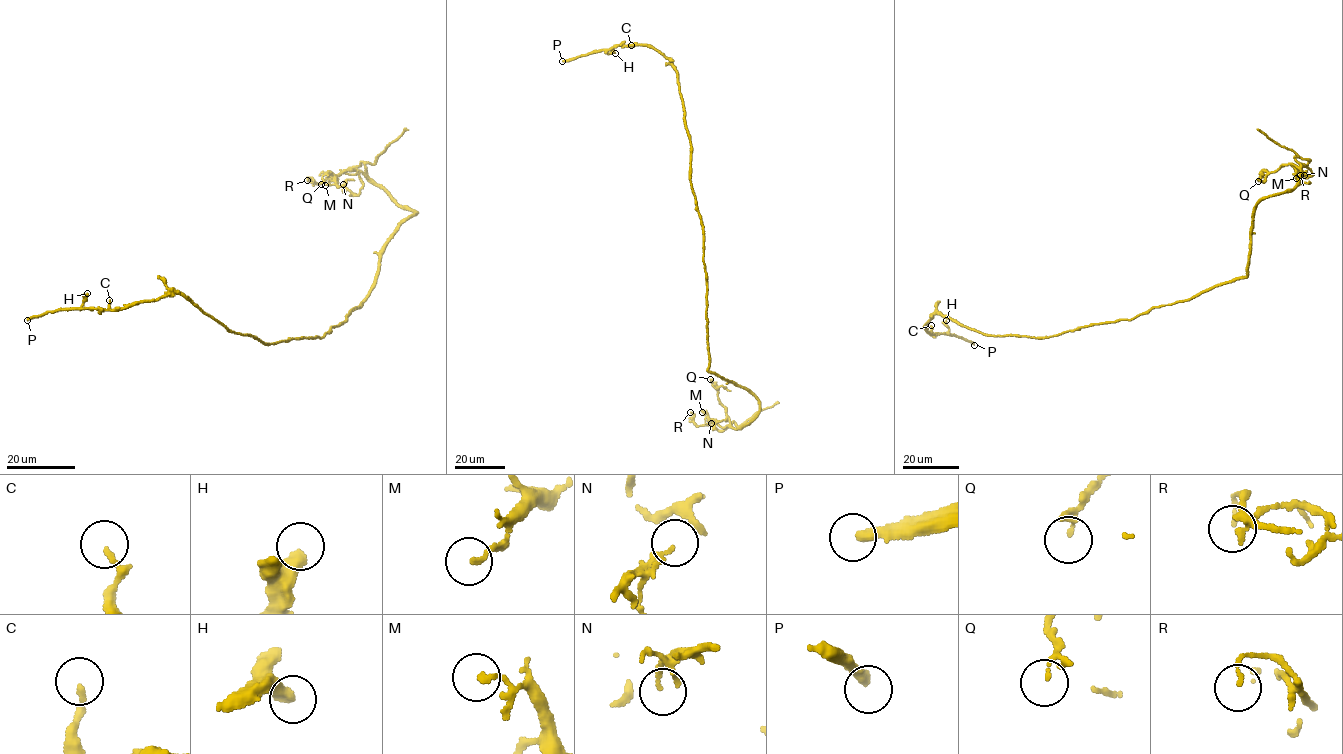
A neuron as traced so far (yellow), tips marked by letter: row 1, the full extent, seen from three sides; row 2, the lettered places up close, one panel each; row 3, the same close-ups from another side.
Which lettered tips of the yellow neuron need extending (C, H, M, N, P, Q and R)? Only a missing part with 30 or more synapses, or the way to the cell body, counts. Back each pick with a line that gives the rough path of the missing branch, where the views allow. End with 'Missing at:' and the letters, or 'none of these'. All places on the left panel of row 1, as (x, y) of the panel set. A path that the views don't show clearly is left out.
Missing at: P

